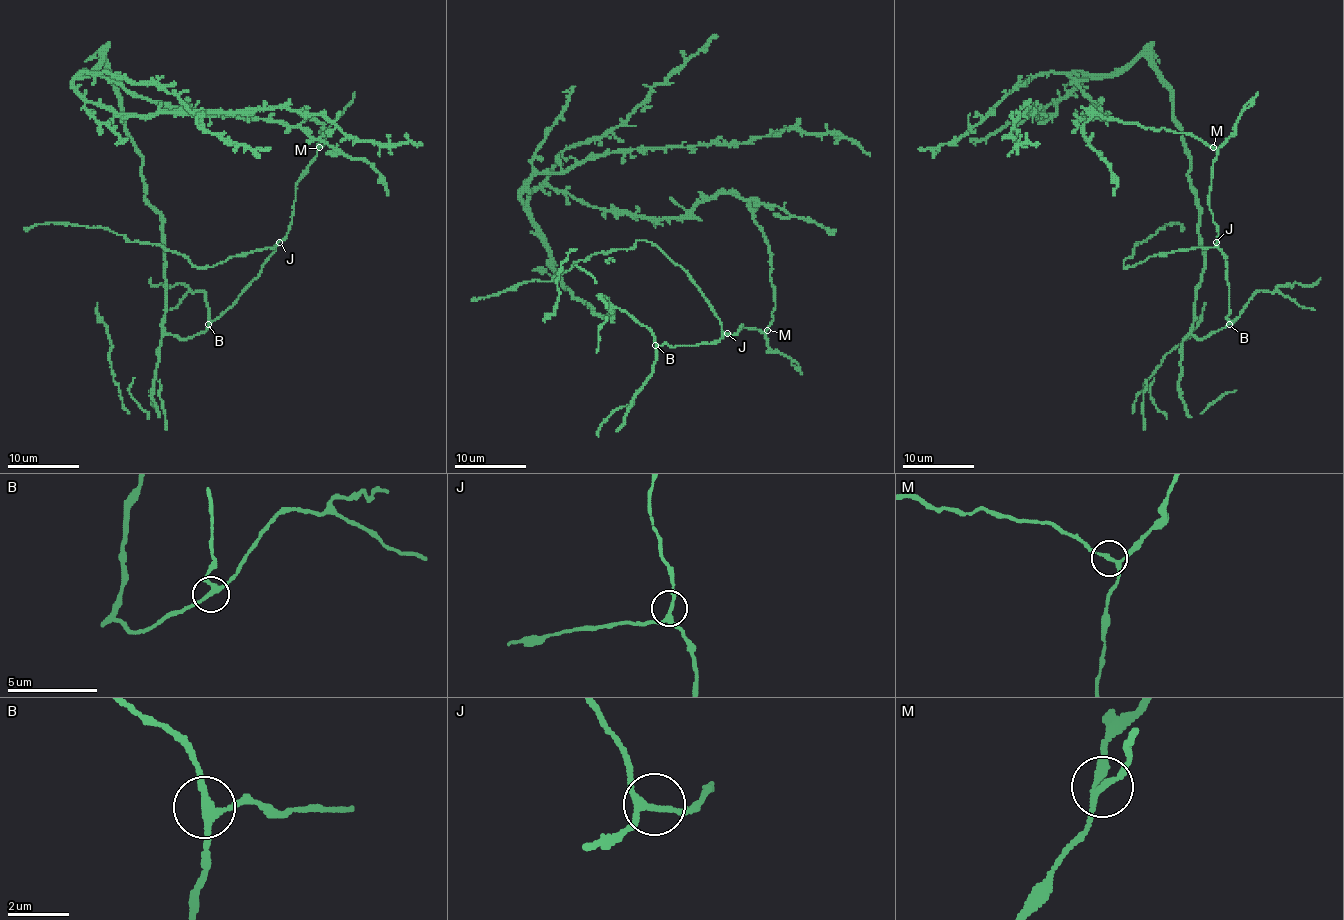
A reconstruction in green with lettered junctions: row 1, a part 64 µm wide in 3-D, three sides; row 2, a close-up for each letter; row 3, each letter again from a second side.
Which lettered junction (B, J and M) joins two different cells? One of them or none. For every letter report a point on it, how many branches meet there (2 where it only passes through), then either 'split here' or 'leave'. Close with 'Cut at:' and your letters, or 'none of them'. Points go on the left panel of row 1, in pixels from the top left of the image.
B: place (208, 324); branches 3; leave
J: place (279, 242); branches 3; leave
M: place (319, 147); branches 3; leave
Cut at: none of them

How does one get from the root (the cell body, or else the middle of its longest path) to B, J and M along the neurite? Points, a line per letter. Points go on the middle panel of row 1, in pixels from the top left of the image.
B: (720, 194), (754, 206), (771, 256), (771, 324), (764, 333), (741, 326), (709, 344), (655, 345)
J: (720, 194), (754, 206), (775, 294), (764, 333), (743, 326), (727, 333)
M: (720, 194), (734, 194), (754, 206), (754, 222), (768, 245), (775, 308), (771, 311), (771, 324), (766, 329)

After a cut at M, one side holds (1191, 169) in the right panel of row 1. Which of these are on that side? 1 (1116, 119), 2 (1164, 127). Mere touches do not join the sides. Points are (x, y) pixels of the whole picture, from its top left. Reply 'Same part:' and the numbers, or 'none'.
Same part: none

